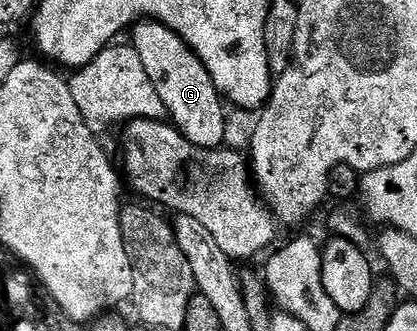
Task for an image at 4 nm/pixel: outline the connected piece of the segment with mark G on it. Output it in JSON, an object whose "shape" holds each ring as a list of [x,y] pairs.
{"shape":[[[144,19],[130,30],[129,36],[130,45],[135,48],[137,55],[141,55],[149,83],[157,87],[157,95],[161,95],[161,103],[165,103],[170,124],[197,147],[220,148],[227,137],[227,113],[223,110],[225,101],[217,91],[205,63],[201,63],[199,56],[187,46],[181,35],[160,21]]]}

